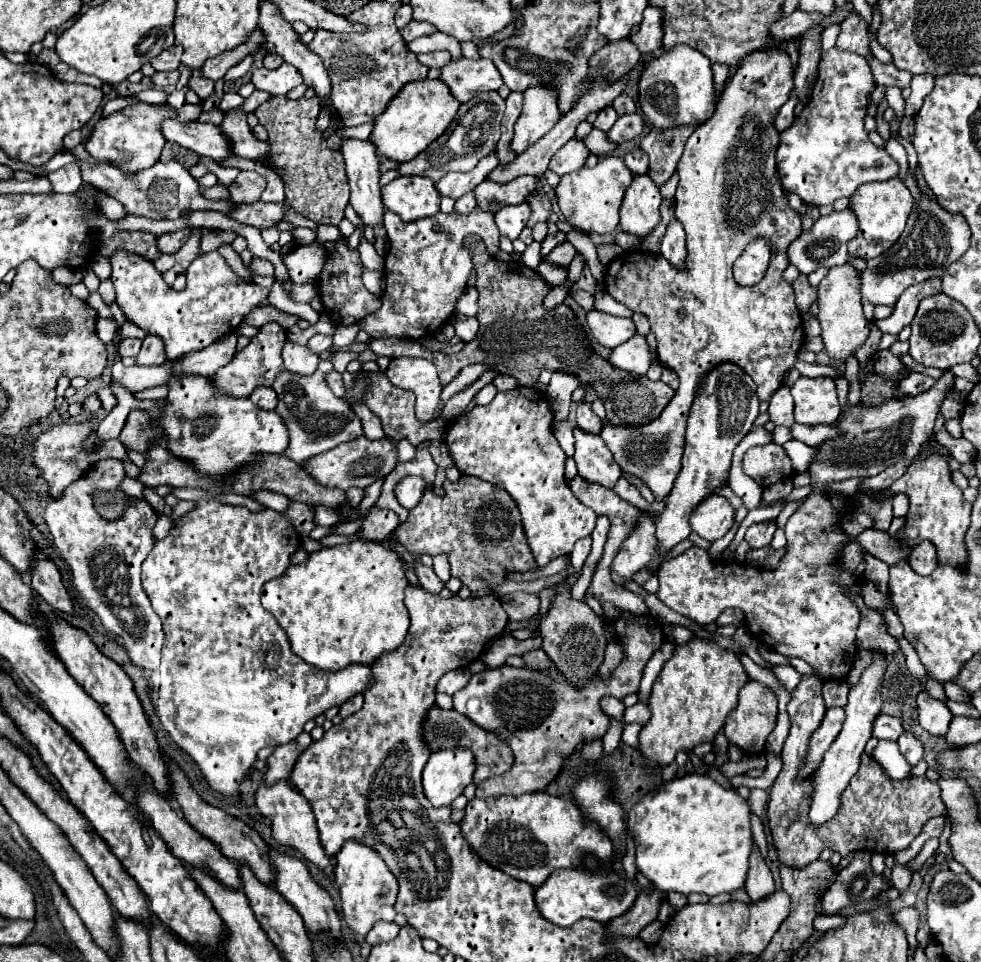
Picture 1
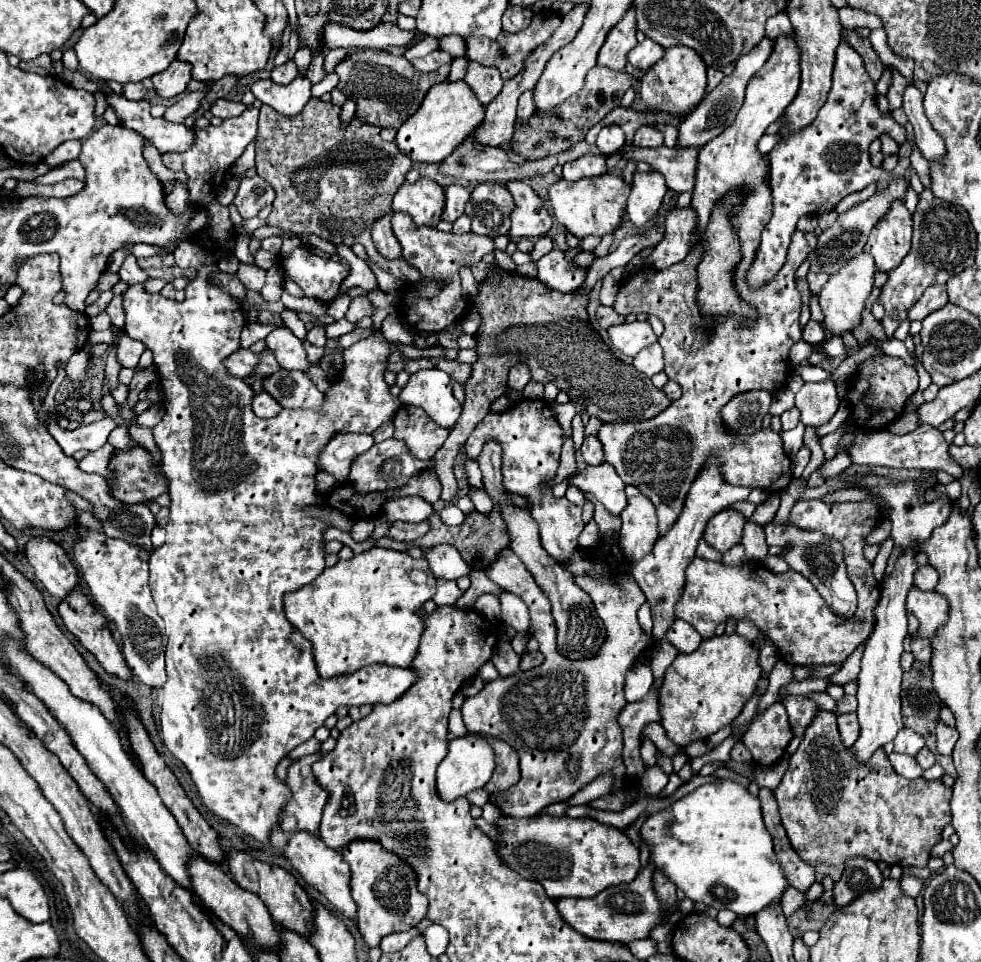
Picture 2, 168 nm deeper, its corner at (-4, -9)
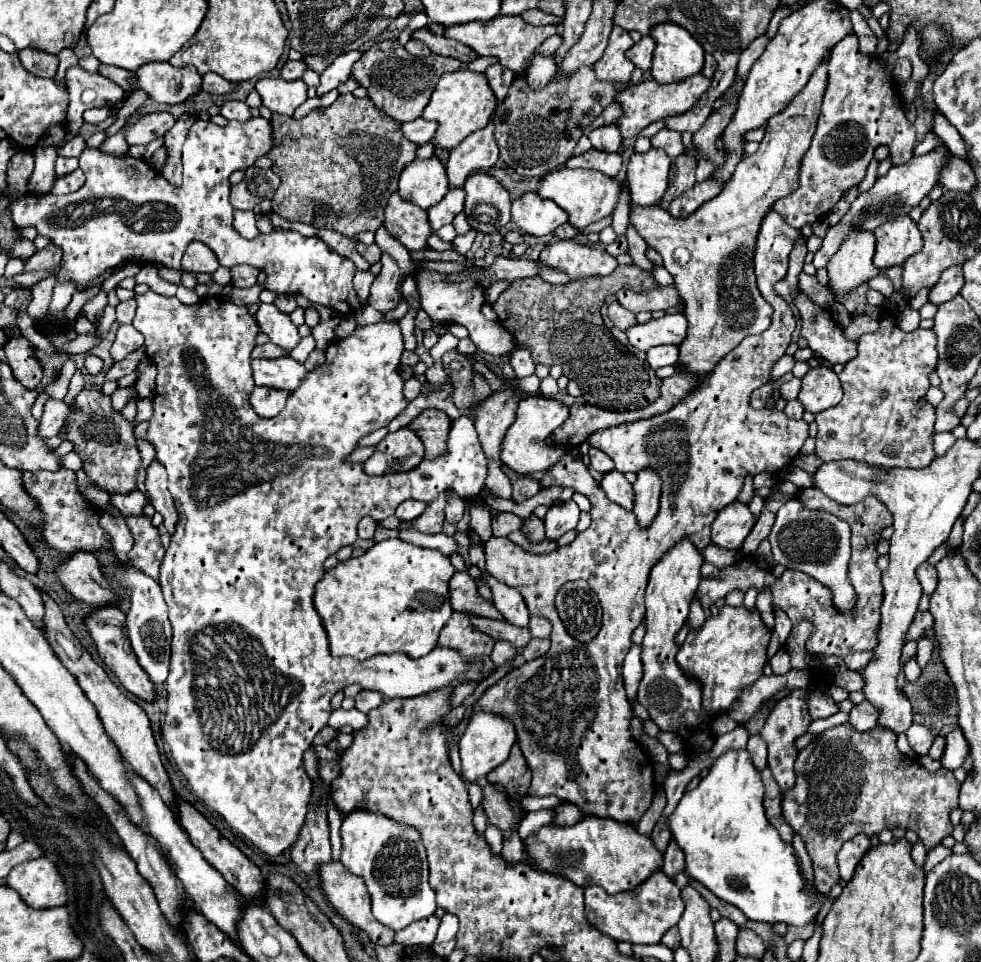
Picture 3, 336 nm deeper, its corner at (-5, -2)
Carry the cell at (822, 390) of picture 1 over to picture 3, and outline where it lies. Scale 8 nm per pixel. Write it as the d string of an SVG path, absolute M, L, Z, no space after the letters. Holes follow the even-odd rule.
M829 366L811 368L803 376L799 400L807 412L819 414L827 408L837 406L841 398L843 398L843 390L841 390L839 376Z

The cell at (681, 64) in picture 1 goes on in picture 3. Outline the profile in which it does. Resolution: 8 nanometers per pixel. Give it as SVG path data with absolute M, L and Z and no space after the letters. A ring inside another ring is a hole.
M665 22L665 26L653 28L651 38L657 44L651 66L651 76L657 82L677 82L701 72L703 48L687 30Z

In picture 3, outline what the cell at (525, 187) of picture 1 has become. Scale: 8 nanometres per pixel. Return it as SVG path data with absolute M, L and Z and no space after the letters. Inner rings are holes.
M471 174L465 184L465 216L471 228L491 234L507 224L507 214L511 220L511 200L509 192L487 174Z

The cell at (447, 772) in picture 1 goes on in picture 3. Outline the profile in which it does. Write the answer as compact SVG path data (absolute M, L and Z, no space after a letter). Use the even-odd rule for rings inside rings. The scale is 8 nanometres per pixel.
M475 712L471 716L471 722L459 742L459 754L463 762L463 778L469 782L475 782L479 776L487 776L491 770L495 770L499 764L503 764L509 758L511 746L517 742L515 726L493 712Z

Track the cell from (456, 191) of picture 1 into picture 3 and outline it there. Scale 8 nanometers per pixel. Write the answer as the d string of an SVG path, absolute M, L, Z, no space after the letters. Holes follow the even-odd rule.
M461 188L459 190L449 190L445 194L445 198L437 206L431 206L427 210L429 212L431 230L437 232L441 226L451 224L453 218L463 210L463 202L465 202L465 192Z

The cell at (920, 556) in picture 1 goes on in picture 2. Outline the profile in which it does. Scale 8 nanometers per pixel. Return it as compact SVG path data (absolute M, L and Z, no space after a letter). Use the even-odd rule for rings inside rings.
M932 565L926 567L918 567L914 573L914 585L920 587L922 591L932 591L938 583L938 573L936 569L932 569Z

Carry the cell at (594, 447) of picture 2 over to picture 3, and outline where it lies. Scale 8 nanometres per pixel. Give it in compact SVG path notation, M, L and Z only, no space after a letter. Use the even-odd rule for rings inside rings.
M589 448L589 458L591 458L591 466L599 472L599 474L607 474L609 470L613 470L613 460L603 454L601 450L595 450L595 448Z

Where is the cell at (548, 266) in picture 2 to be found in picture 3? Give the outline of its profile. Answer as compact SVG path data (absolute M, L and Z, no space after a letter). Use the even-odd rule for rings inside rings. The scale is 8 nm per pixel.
M573 240L549 244L539 258L543 264L565 272L571 280L583 276L607 276L617 268L617 260L601 246L585 246Z

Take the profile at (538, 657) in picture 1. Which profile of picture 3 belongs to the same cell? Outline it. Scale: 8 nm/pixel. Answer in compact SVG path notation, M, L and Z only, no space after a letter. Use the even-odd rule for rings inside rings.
M533 638L533 640L523 648L521 656L523 656L523 660L527 660L527 662L529 662L529 660L535 660L535 658L543 656L547 650L549 650L549 640Z

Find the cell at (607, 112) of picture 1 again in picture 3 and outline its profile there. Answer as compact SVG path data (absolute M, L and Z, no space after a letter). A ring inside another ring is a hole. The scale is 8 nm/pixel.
M613 124L595 128L593 132L589 132L589 140L591 140L591 146L601 152L617 152L621 146L621 134Z

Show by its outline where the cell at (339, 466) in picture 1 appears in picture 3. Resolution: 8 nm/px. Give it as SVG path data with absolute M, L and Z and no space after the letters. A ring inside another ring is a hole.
M401 428L389 432L379 444L375 454L365 462L367 474L389 474L389 472L409 472L421 464L425 456L425 446L421 438L411 428Z

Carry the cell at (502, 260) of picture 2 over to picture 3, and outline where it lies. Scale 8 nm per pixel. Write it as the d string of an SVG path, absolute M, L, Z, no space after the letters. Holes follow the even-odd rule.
M431 156L427 160L415 158L409 166L403 168L399 176L401 198L425 210L429 206L435 206L447 194L447 190L447 172L437 156Z

